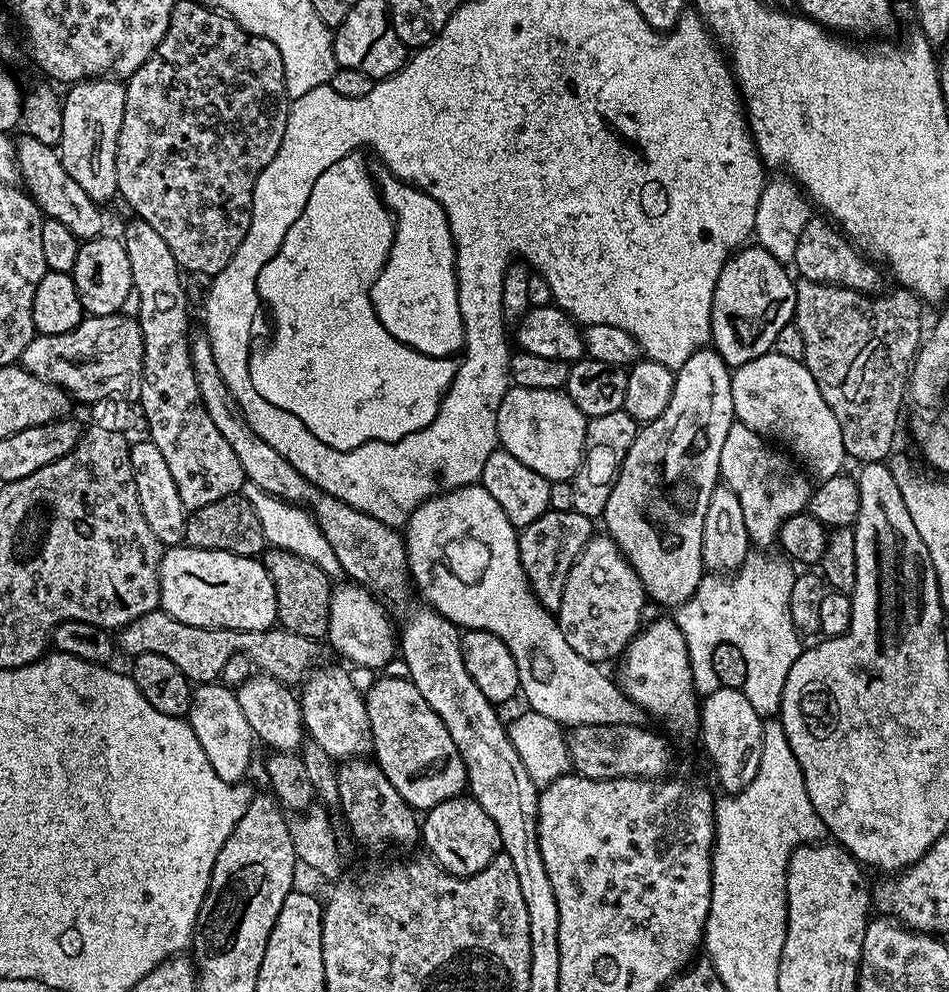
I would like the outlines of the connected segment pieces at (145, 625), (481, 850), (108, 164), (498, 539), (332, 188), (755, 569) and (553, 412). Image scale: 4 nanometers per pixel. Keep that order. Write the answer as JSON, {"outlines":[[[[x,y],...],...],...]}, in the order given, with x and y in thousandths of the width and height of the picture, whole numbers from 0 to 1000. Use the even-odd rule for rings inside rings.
{"outlines":[[[[165,615],[158,619],[150,619],[150,623],[141,623],[124,637],[124,653],[135,663],[145,659],[171,659],[171,663],[183,667],[192,679],[202,686],[203,691],[221,690],[232,685],[234,671],[247,659],[258,657],[267,670],[275,678],[296,685],[305,692],[312,692],[334,672],[333,664],[337,661],[338,650],[327,643],[318,643],[318,639],[310,639],[306,635],[288,631],[275,637],[252,637],[241,633],[214,633],[213,631],[196,631],[196,627],[188,627],[188,623],[179,623],[179,619]]],[[[486,800],[470,808],[462,808],[462,813],[450,816],[448,823],[445,827],[445,851],[451,854],[448,855],[450,862],[476,883],[504,881],[521,864],[528,862],[525,833],[521,833],[521,825],[516,825],[496,801]]],[[[98,79],[85,81],[71,90],[72,94],[65,97],[65,139],[61,146],[63,162],[70,167],[70,175],[91,192],[91,196],[102,204],[111,204],[117,198],[123,197],[122,193],[122,140],[124,131],[129,127],[129,115],[133,95],[132,86],[122,79]]],[[[505,487],[494,488],[491,492],[477,492],[475,496],[466,496],[463,500],[454,500],[452,504],[448,504],[446,508],[442,508],[436,514],[436,518],[430,523],[425,541],[426,551],[430,553],[430,575],[437,596],[458,617],[466,619],[475,629],[479,629],[482,633],[486,635],[495,633],[512,635],[516,639],[525,639],[525,643],[529,643],[529,647],[533,647],[533,651],[537,655],[537,659],[542,659],[542,667],[546,671],[548,698],[550,703],[552,702],[553,708],[556,709],[553,711],[560,717],[567,720],[575,720],[575,724],[584,724],[584,728],[588,728],[591,732],[606,732],[608,730],[674,730],[680,725],[681,719],[679,715],[665,706],[660,699],[653,697],[652,689],[646,682],[644,685],[643,682],[635,681],[632,678],[634,676],[633,670],[613,663],[613,659],[609,659],[602,653],[601,647],[596,647],[596,643],[592,639],[589,624],[579,614],[571,612],[565,606],[558,587],[550,575],[546,534],[540,529],[537,522],[533,522],[533,518],[529,516],[529,510],[525,510],[525,506],[521,506],[521,502],[516,502],[516,498],[509,490]]],[[[383,156],[366,157],[352,163],[352,167],[348,167],[348,171],[339,171],[339,175],[327,192],[322,212],[318,212],[314,224],[310,224],[307,226],[306,232],[301,232],[301,240],[296,242],[293,256],[289,256],[285,260],[285,264],[280,264],[276,268],[276,276],[272,276],[270,291],[277,309],[287,314],[287,344],[275,355],[274,352],[267,354],[266,360],[261,363],[263,385],[268,385],[268,393],[272,393],[272,397],[276,397],[276,401],[280,401],[280,405],[285,405],[285,409],[289,409],[293,413],[301,413],[301,417],[310,417],[310,421],[314,421],[314,425],[318,425],[318,429],[322,429],[322,433],[327,433],[327,438],[331,438],[331,442],[335,442],[349,452],[356,454],[369,454],[395,444],[400,448],[415,448],[417,445],[428,442],[428,438],[436,438],[440,433],[453,429],[453,425],[457,425],[457,421],[462,417],[464,405],[472,403],[472,399],[466,399],[464,393],[468,393],[476,375],[481,375],[478,367],[472,365],[472,359],[450,359],[419,345],[419,341],[415,341],[415,337],[411,337],[411,333],[407,333],[407,329],[403,329],[403,325],[394,313],[392,289],[411,256],[411,248],[415,244],[417,235],[417,224],[399,196],[397,186],[394,184],[394,177],[388,174],[388,169],[379,157]]],[[[797,554],[789,558],[784,564],[784,569],[771,580],[743,580],[733,598],[722,609],[711,614],[710,624],[723,643],[729,668],[729,682],[734,695],[749,696],[756,693],[750,660],[759,649],[772,649],[782,655],[786,663],[786,688],[782,697],[786,700],[786,704],[790,704],[790,712],[799,716],[802,724],[813,724],[822,716],[828,679],[832,679],[832,671],[837,671],[837,667],[843,662],[845,642],[832,623],[832,595],[837,591],[840,578],[835,577],[836,570],[829,564],[826,566],[818,560],[804,560],[801,556],[804,555]]],[[[536,390],[529,401],[529,409],[525,409],[525,448],[530,455],[542,458],[550,470],[558,470],[571,482],[581,485],[602,485],[611,469],[615,467],[615,447],[620,436],[621,420],[605,409],[599,400],[597,394],[585,391],[584,393],[558,393],[557,391]]]]}

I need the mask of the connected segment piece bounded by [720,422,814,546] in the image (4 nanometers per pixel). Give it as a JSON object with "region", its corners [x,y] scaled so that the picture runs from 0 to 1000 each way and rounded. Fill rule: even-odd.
{"region":[[[772,425],[769,433],[765,433],[765,446],[761,446],[759,484],[769,494],[773,494],[773,498],[778,498],[782,522],[786,522],[788,542],[793,549],[817,549],[822,539],[822,531],[837,518],[850,513],[858,495],[857,489],[851,489],[850,483],[852,481],[844,475],[834,459],[827,458],[806,441],[790,433],[790,429]]]}

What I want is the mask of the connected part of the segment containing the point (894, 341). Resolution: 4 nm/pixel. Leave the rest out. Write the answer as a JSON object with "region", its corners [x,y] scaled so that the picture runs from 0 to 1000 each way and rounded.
{"region":[[[839,282],[837,325],[841,333],[845,333],[845,345],[849,345],[847,368],[858,377],[858,385],[862,385],[866,401],[870,401],[870,409],[879,413],[879,421],[883,421],[883,429],[887,429],[890,457],[910,468],[926,468],[941,459],[940,443],[948,427],[948,410],[953,403],[955,407],[957,381],[972,346],[969,299],[952,288],[941,291],[941,294],[915,297],[878,286]]]}

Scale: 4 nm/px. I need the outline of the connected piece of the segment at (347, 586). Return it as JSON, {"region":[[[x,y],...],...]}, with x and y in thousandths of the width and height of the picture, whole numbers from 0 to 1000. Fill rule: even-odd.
{"region":[[[362,587],[359,593],[357,590],[351,596],[348,607],[348,631],[344,645],[345,648],[350,648],[351,653],[359,657],[369,668],[376,669],[379,673],[408,674],[419,657],[419,637],[409,614],[388,594],[380,593],[374,587]]]}

